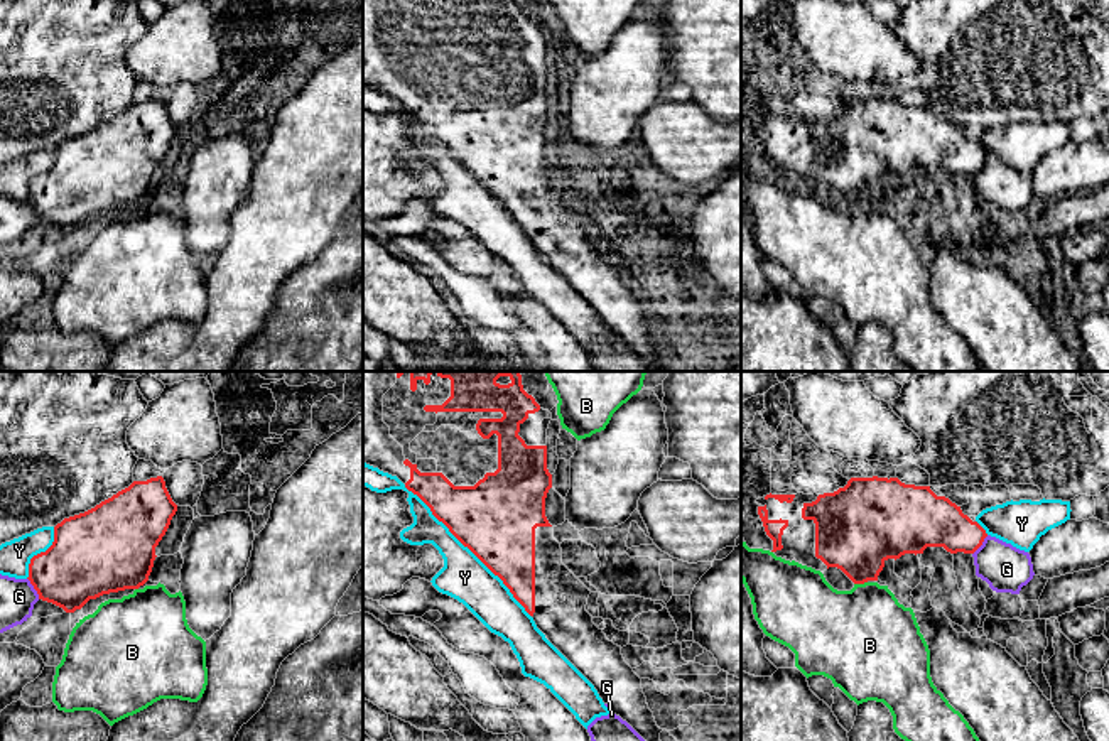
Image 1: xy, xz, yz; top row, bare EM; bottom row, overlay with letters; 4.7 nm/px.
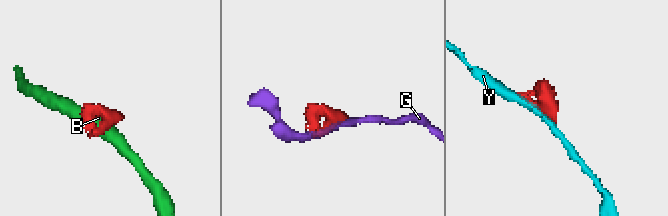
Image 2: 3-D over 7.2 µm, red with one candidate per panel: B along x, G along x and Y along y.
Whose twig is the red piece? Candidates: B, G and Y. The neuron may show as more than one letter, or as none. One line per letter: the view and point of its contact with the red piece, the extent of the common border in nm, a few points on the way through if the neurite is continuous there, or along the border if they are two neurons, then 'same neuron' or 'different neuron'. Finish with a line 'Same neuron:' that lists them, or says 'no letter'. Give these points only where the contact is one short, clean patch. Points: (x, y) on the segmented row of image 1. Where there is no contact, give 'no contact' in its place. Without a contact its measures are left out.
B: contact yz (860, 583); length 70 nm; different neuron
G: contact xy (34, 588); length 120 nm; different neuron
Y: contact xz (470, 549); length 850 nm; different neuron
Same neuron: no letter

